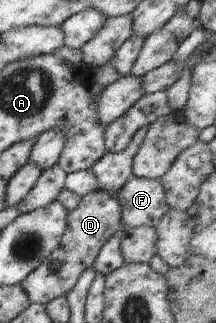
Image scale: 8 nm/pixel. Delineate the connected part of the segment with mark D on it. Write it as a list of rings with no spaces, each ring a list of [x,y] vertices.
[[[98,187],[81,197],[78,206],[72,212],[67,212],[66,232],[60,246],[21,282],[32,303],[45,306],[51,300],[65,297],[74,288],[82,272],[93,266],[102,246],[118,230],[119,223],[123,221],[120,210],[116,194],[110,196],[102,188]]]

